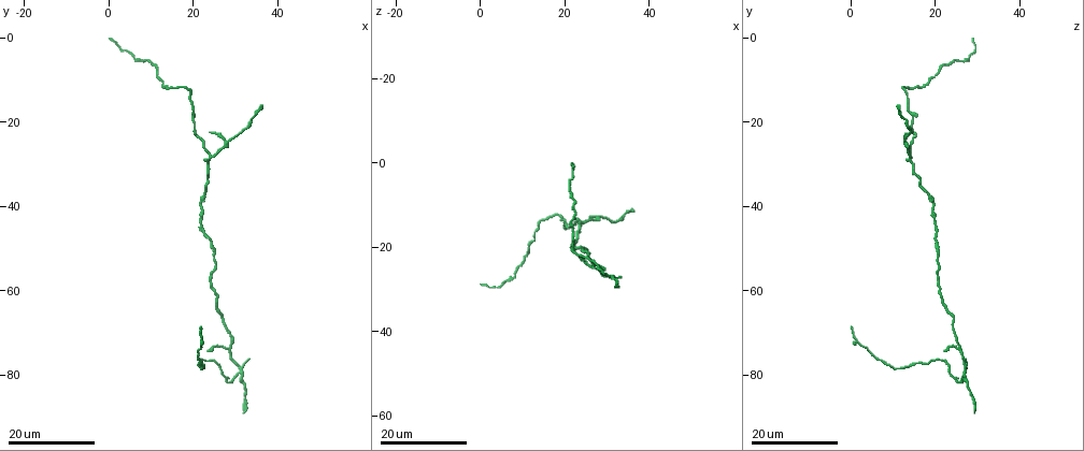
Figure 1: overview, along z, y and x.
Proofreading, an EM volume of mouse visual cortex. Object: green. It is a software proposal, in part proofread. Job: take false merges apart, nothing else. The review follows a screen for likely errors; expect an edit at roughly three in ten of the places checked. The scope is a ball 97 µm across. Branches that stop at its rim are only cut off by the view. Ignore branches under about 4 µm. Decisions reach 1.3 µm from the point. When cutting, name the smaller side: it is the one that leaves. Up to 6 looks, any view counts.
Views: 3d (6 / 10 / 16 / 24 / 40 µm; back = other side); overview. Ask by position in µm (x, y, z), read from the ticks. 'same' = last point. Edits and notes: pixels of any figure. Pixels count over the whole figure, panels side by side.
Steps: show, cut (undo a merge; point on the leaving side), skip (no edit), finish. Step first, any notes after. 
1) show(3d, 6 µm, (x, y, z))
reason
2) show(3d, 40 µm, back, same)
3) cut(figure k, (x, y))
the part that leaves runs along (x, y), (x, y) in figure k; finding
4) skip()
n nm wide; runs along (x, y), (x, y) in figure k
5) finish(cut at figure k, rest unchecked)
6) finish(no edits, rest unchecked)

show(3d, 16 µm, (28.0, 74.0, 25.5))
a fork

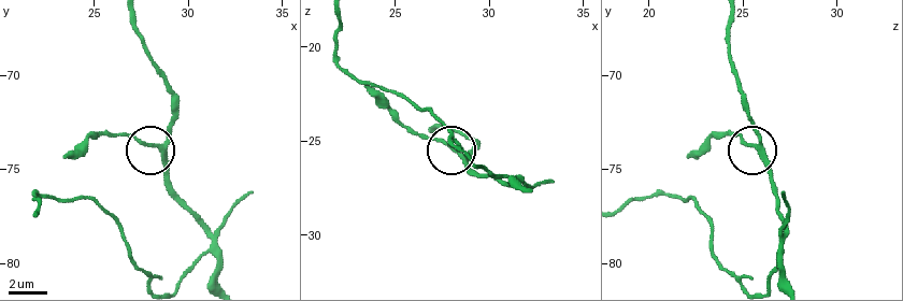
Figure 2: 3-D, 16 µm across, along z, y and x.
show(3d, 6 µm, (28.3, 73.9, 25.6))

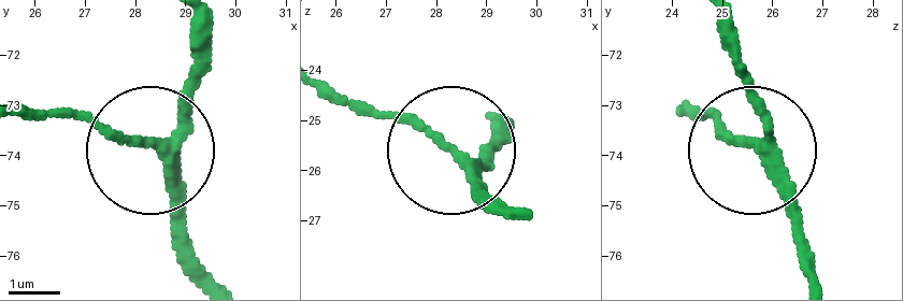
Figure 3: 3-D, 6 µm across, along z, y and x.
skip()
3 arms; runs along (188, 19), (188, 84), (149, 143), (51, 110) in figure 3; one neuron here

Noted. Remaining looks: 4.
show(3d, 16 µm, (31.0, 79.5, 27.5))
arms part here

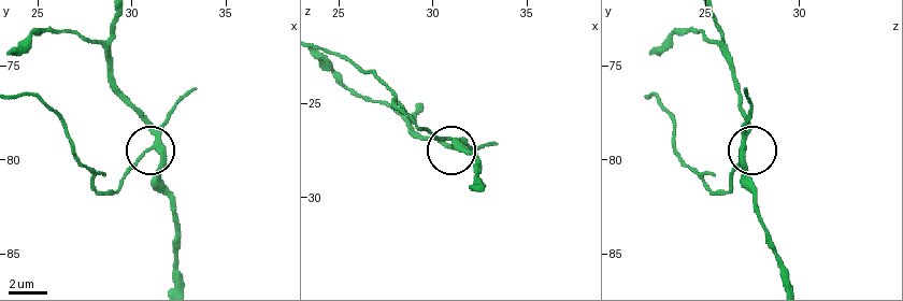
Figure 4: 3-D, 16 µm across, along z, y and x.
show(3d, 10 µm, (31.3, 79.4, 27.0))

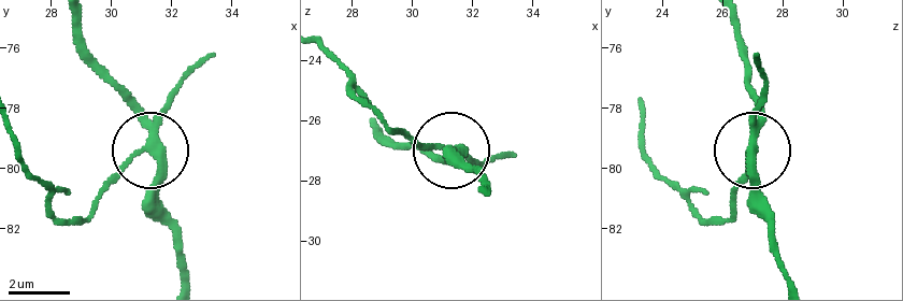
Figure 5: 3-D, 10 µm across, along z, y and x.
cut(figure 5, (119, 167))
the part that leaves runs along (149, 140), (67, 219), (20, 160) in figure 5; two neurons meet here

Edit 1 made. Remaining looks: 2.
show(3d, 16 µm, (24.0, 28.5, 14.5))
three arms meet

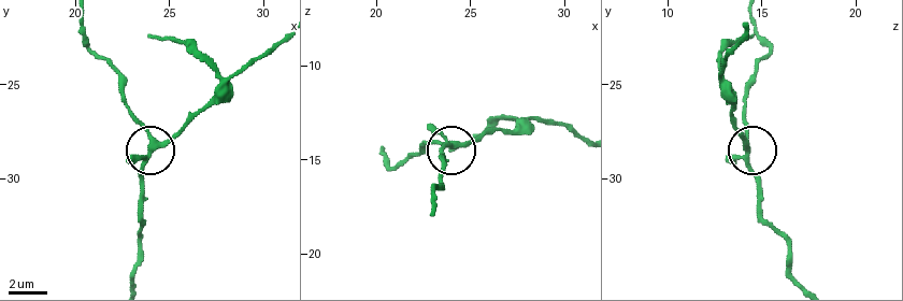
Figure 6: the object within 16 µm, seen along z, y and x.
show(3d, 6 µm, (24.3, 28.2, 14.1))

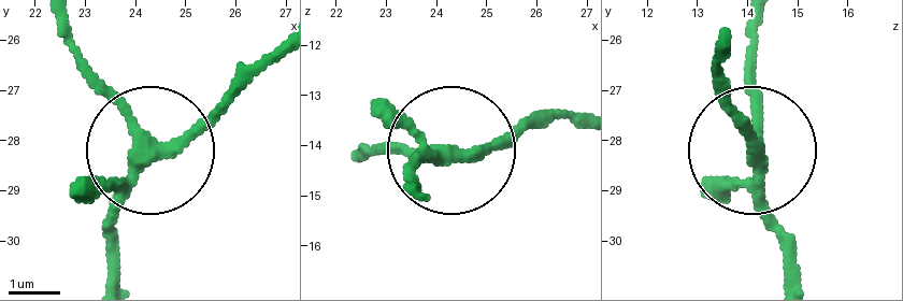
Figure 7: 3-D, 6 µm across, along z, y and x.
skip()
270 nm wide; runs along (407, 194), (433, 156), (471, 156), (570, 117) in figure 7; all the same neuron

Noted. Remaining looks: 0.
finish(cut at figure 5, rest unchecked)

